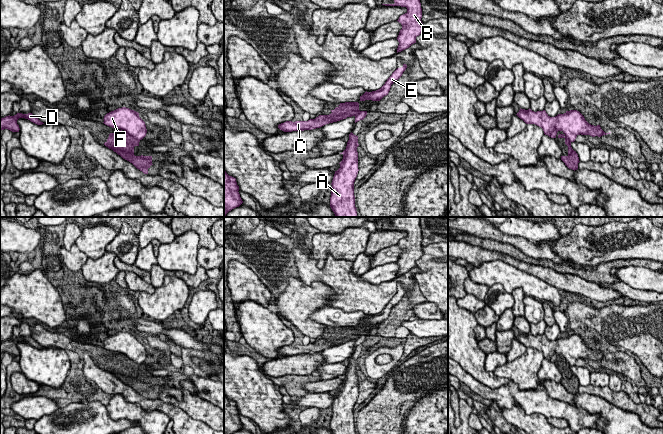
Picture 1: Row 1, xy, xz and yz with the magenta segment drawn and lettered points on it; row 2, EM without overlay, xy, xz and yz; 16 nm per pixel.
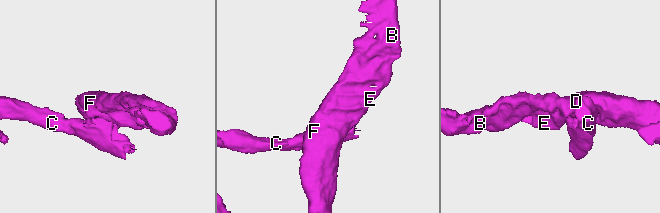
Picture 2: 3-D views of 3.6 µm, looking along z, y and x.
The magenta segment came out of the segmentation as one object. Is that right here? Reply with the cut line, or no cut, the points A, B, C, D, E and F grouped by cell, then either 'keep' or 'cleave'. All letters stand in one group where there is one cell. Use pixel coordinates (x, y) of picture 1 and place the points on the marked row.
cut in xy along (124, 132), (139, 140); A B E F / C D; cleave

